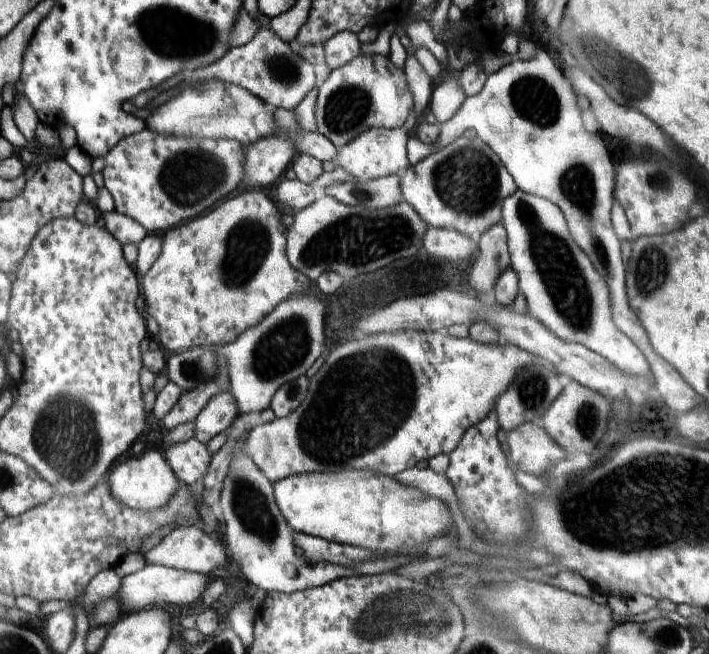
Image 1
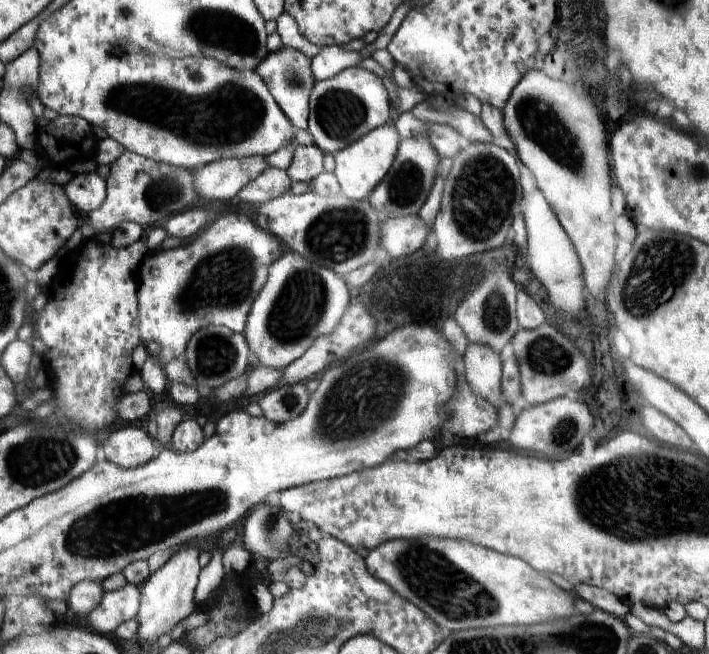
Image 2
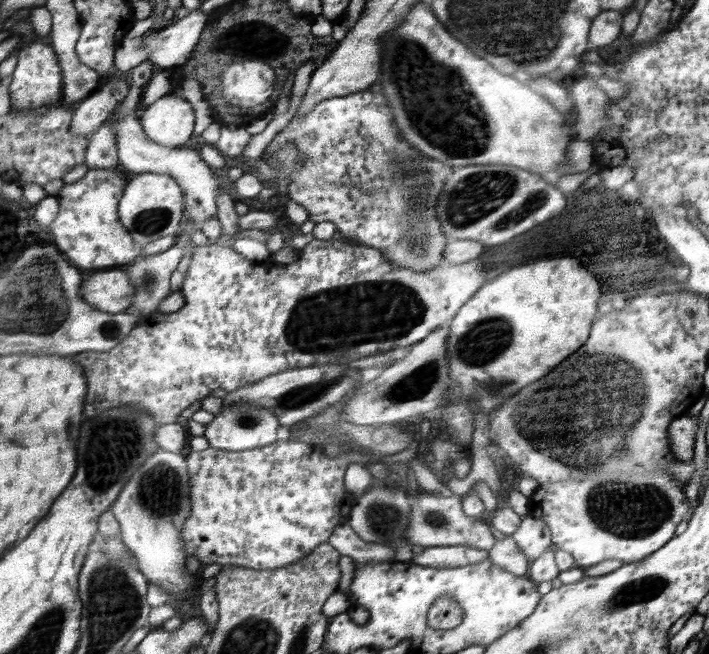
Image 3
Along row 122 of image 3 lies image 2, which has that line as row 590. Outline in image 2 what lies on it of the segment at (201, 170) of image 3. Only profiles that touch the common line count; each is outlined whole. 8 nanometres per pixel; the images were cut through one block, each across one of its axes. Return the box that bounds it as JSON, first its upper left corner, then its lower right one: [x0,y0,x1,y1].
[86,583,142,637]

